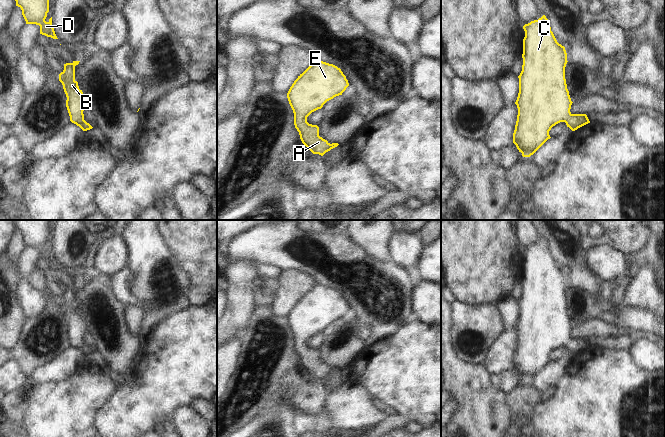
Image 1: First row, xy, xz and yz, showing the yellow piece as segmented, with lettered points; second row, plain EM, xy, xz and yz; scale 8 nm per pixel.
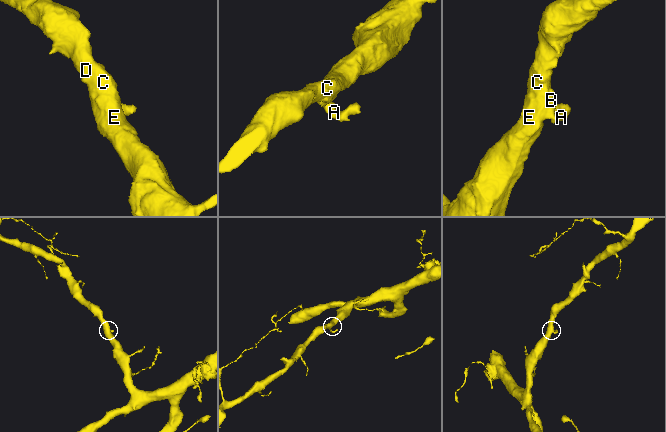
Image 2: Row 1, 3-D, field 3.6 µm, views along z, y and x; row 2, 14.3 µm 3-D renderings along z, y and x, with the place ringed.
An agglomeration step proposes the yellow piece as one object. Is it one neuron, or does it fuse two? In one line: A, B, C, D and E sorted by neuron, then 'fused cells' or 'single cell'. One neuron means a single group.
groups A B C D E; single cell

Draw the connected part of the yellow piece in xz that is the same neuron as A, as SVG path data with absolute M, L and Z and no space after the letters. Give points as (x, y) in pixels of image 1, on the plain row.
M315 285L311 288L290 311L287 322L294 337L294 349L299 356L302 367L313 377L323 380L326 376L337 371L338 367L330 368L319 360L319 351L307 346L307 341L314 335L321 333L323 329L342 317L349 310L346 300L340 292L323 285Z

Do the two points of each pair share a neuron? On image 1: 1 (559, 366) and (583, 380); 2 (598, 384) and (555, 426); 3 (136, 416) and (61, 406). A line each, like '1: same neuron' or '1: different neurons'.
1: different neurons
2: same neuron
3: different neurons

